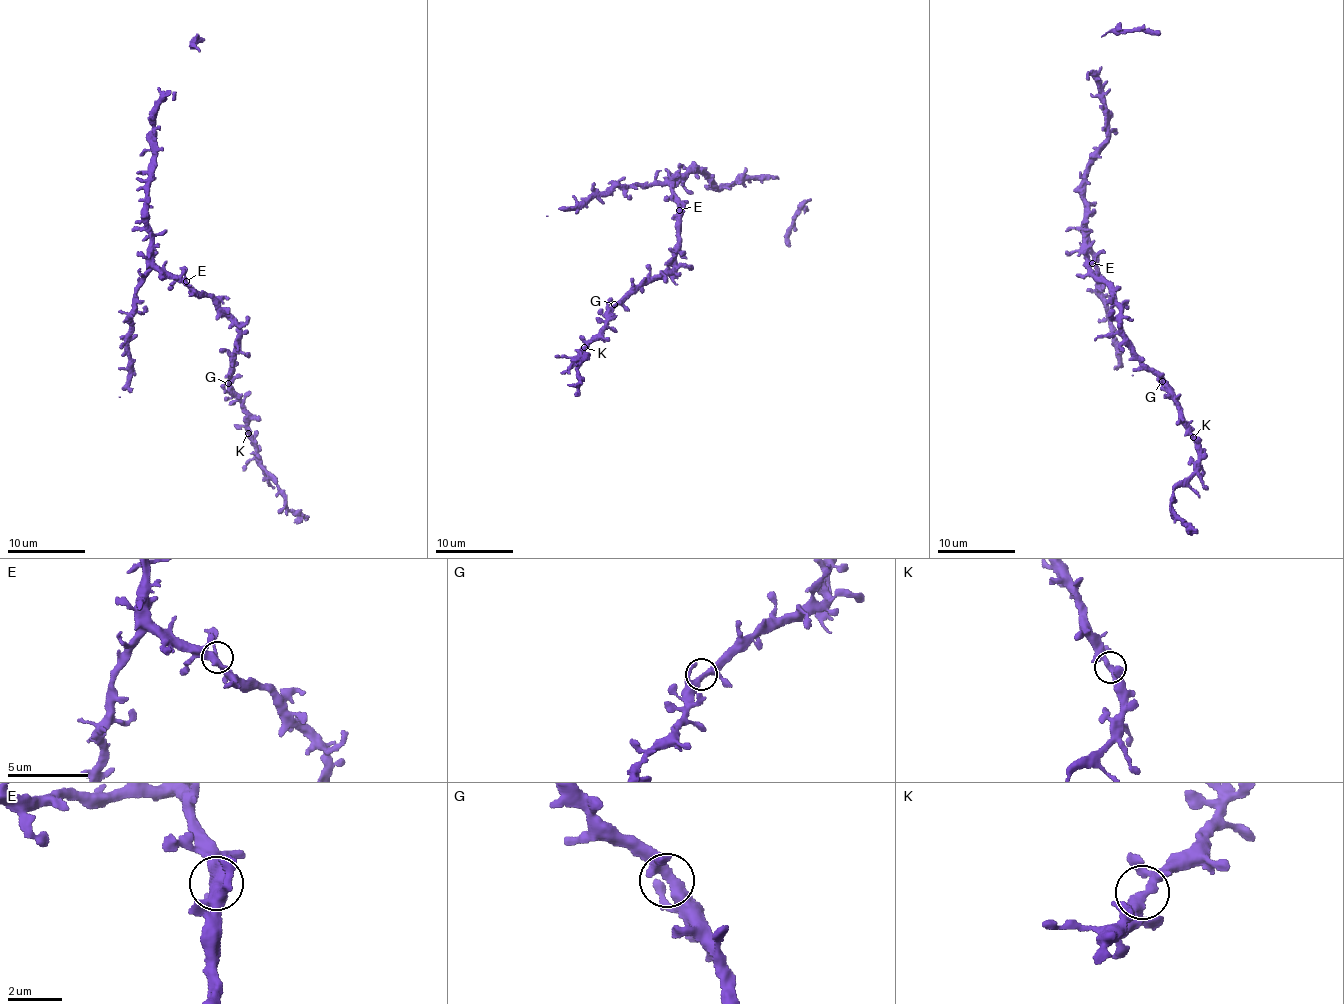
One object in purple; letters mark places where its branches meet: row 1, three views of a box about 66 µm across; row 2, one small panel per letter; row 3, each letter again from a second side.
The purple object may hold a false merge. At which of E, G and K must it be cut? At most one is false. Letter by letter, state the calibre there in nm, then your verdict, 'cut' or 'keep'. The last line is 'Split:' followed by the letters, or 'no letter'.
E: 360 nm thick; keep
G: 320 nm thick; keep
K: 320 nm thick; keep
Split: no letter

